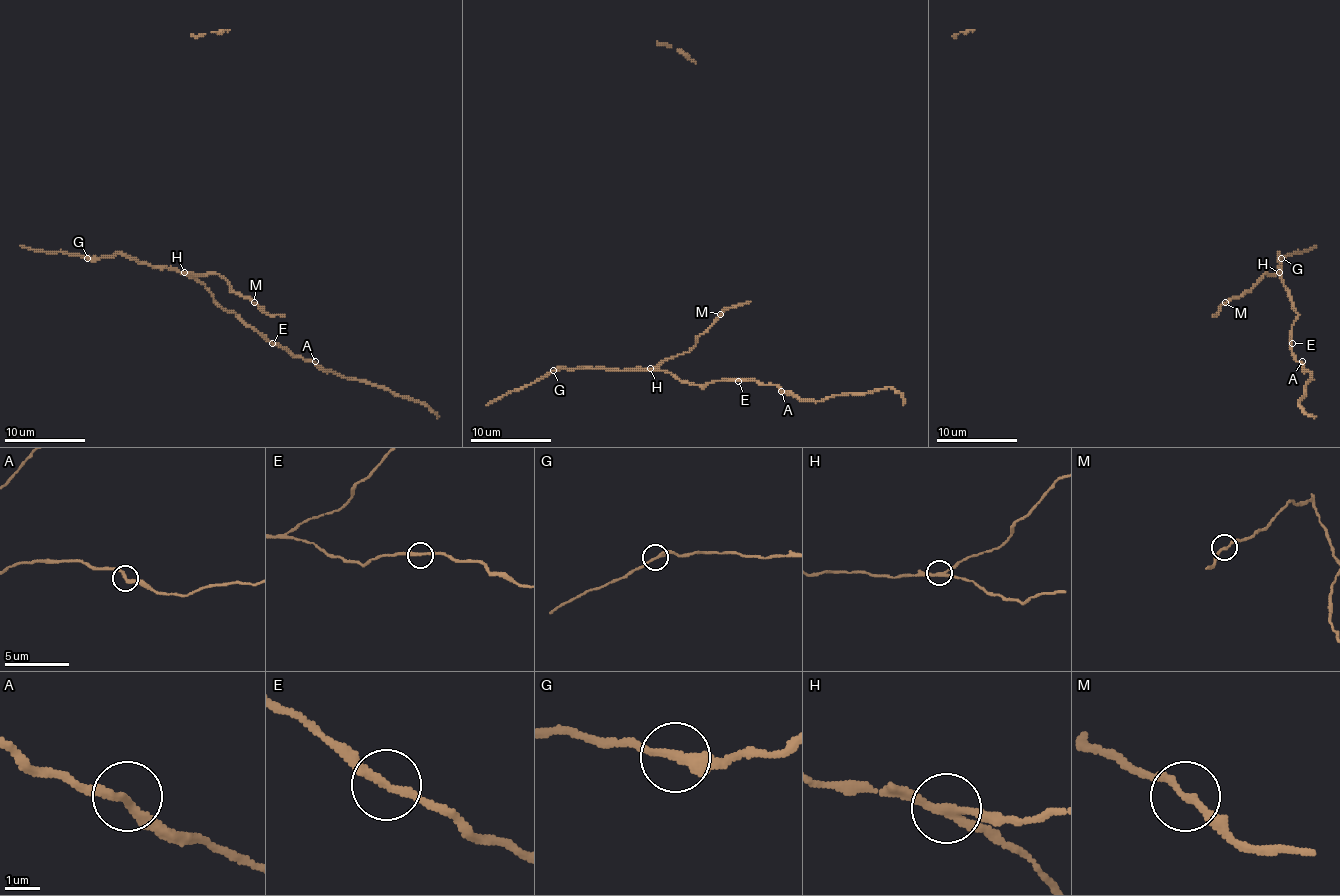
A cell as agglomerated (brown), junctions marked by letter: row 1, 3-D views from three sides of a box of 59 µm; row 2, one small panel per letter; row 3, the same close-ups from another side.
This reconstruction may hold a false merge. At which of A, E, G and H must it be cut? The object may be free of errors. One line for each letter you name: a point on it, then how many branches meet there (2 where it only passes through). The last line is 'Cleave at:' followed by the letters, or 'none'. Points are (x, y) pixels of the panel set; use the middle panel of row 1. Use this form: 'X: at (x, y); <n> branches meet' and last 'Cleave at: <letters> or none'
H: at (650, 368); 3 branches meet
Cleave at: H

